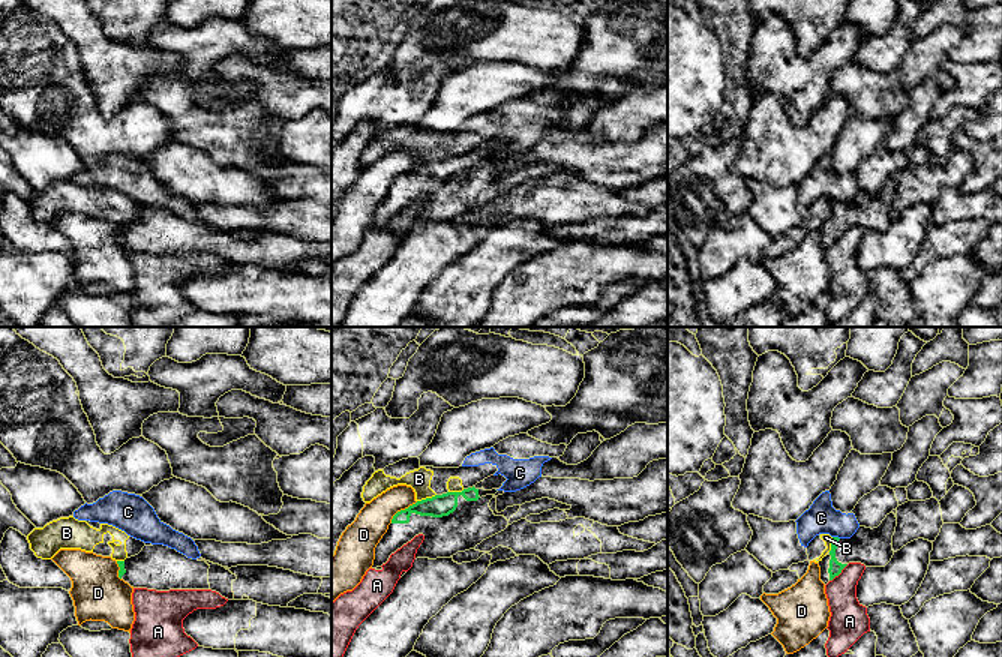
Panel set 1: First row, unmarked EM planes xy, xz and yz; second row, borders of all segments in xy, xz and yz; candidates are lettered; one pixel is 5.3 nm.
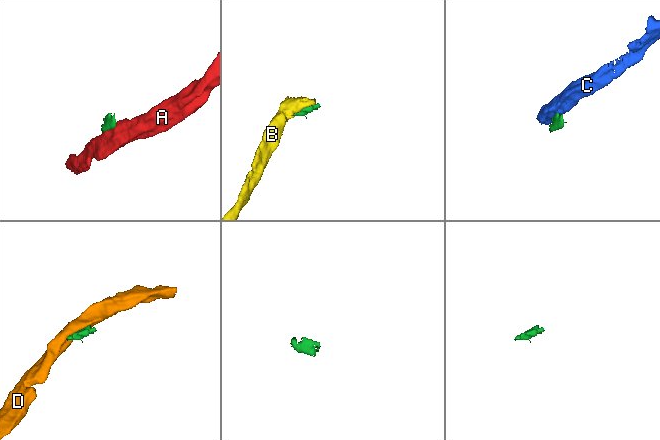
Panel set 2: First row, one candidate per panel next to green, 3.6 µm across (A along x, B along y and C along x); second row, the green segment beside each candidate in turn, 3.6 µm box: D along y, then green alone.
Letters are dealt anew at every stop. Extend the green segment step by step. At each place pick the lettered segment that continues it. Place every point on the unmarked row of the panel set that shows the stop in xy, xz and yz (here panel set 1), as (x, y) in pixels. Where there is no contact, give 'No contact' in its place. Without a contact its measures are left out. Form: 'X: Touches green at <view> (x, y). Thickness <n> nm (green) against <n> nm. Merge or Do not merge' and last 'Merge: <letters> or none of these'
A: Touches green at yz (839, 237). Thickness 70 nm (green) against 200 nm. Do not merge
B: Touches green at xz (426, 162). Thickness 120 nm (green) against 110 nm. Do not merge
C: Touches green at yz (836, 201). Thickness 70 nm (green) against 170 nm. Do not merge
D: Touches green at xz (402, 174). Thickness 120 nm (green) against 180 nm. Do not merge
Merge: none of these

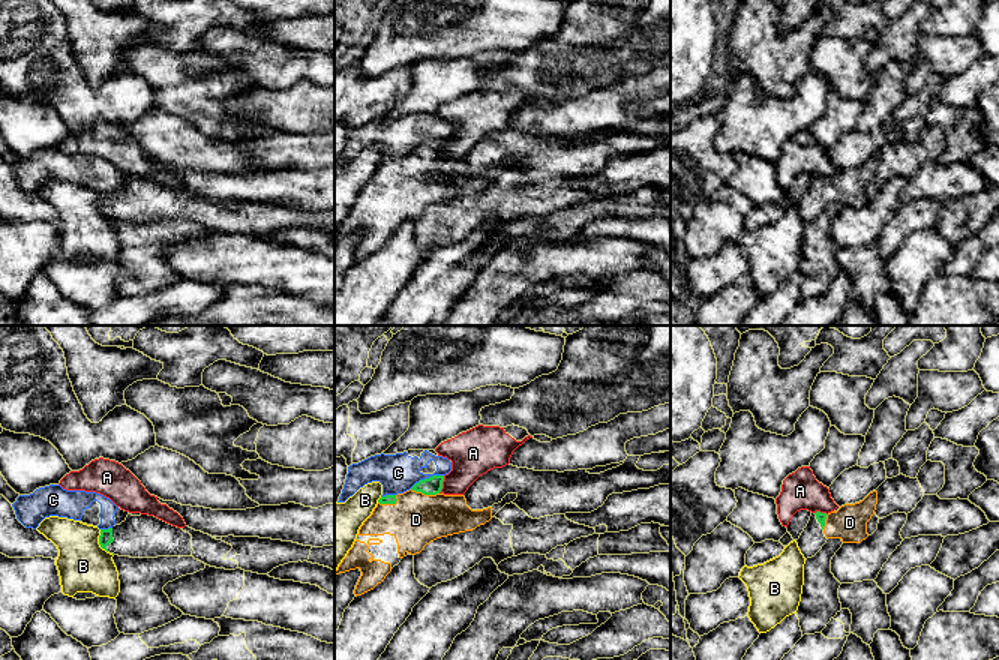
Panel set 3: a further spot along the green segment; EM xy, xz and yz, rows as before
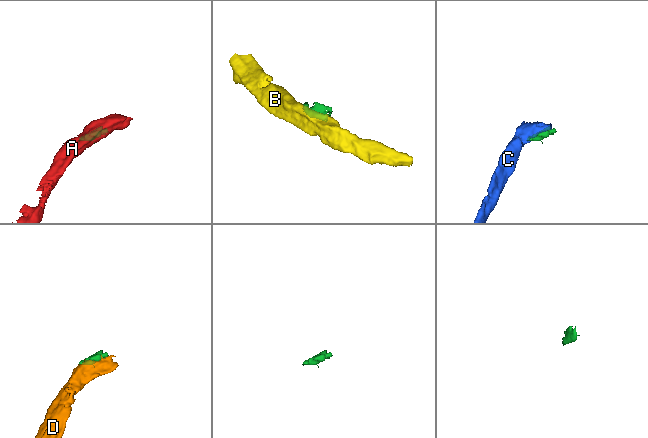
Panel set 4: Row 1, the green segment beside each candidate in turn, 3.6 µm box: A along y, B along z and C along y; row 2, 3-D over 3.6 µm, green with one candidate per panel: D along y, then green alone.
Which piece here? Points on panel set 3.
A: Touches green at xz (441, 149). Thickness 100 nm (green) against 240 nm. Do not merge
B: Touches green at xy (99, 206). Thickness 70 nm (green) against 280 nm. Do not merge
C: Touches green at xz (426, 143). Thickness 100 nm (green) against 220 nm. Do not merge
D: Touches green at xz (425, 158). Thickness 100 nm (green) against 280 nm. Merge
Merge: D

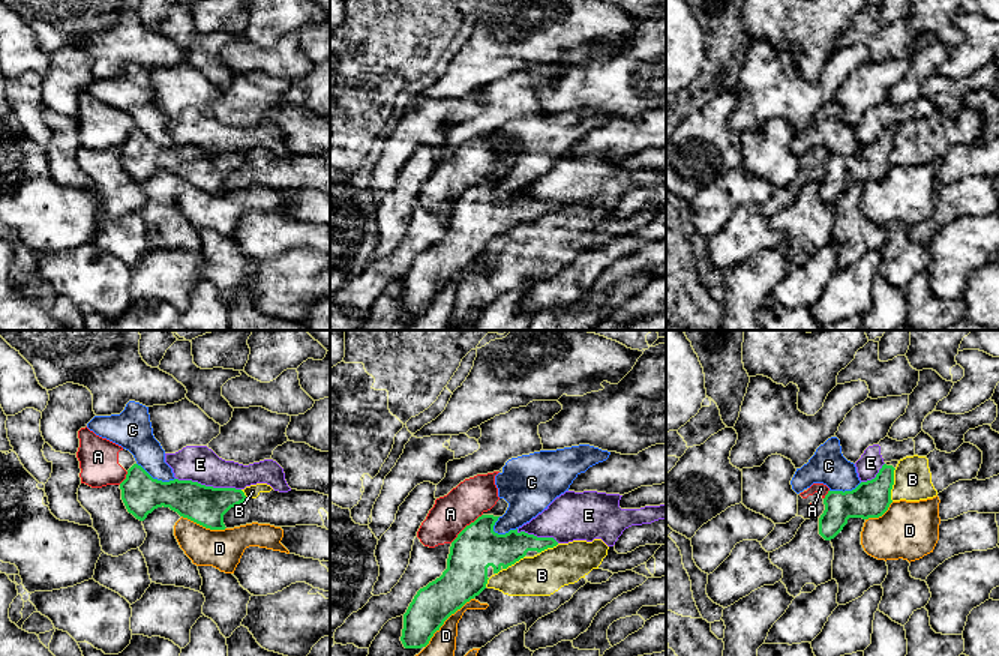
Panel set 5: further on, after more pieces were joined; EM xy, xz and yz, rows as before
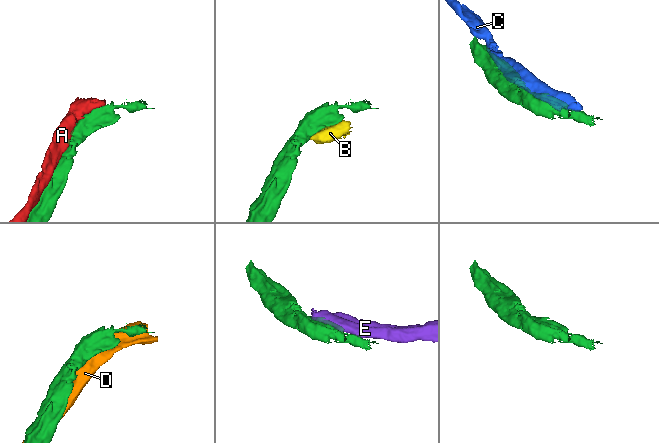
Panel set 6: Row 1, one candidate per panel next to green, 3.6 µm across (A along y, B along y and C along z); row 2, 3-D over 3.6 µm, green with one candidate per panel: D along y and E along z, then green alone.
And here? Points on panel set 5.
A: Touches green at xz (465, 191). Thickness 240 nm (green) against 200 nm. Do not merge
B: Touches green at yz (893, 147). Thickness 200 nm (green) against 200 nm. Do not merge
C: Touches green at xy (156, 143). Thickness 220 nm (green) against 170 nm. Do not merge
D: Touches green at xz (446, 282). Thickness 220 nm (green) against 220 nm. Do not merge
E: Touches green at xy (209, 150). Thickness 200 nm (green) against 190 nm. Do not merge
Merge: none of these

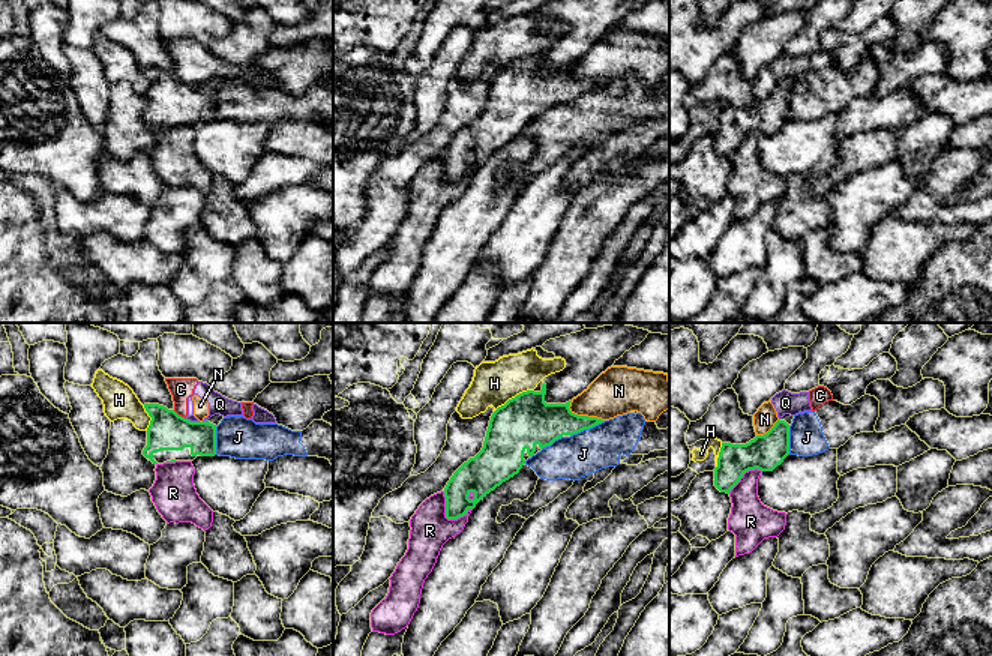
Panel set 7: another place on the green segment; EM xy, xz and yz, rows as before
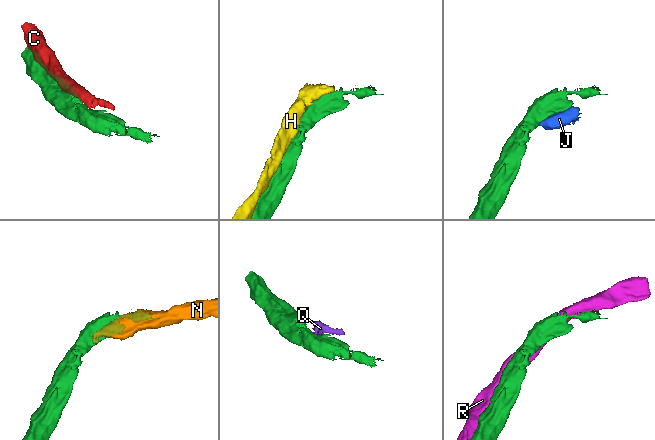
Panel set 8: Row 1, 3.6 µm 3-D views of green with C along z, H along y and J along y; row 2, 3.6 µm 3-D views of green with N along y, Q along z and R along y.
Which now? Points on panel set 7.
C: Touches green at xy (177, 78). Thickness 200 nm (green) against 120 nm. Do not merge
H: Touches green at xz (515, 60). Thickness 280 nm (green) against 240 nm. Do not merge
J: Touches green at xz (587, 92). Thickness 220 nm (green) against 240 nm. Do not merge
N: Touches green at xz (584, 80). Thickness 220 nm (green) against 260 nm. Do not merge
Q: Touches green at xy (192, 86). Thickness 200 nm (green) against 110 nm. Do not merge
R: Touches green at xz (446, 180). Thickness 160 nm (green) against 200 nm. Do not merge
Merge: none of these

